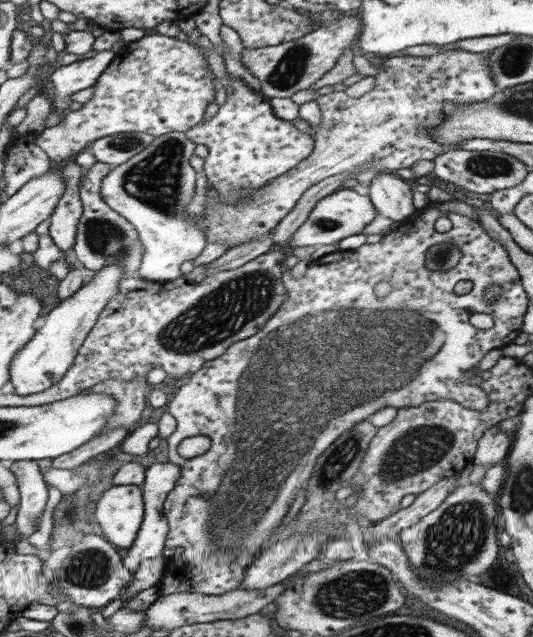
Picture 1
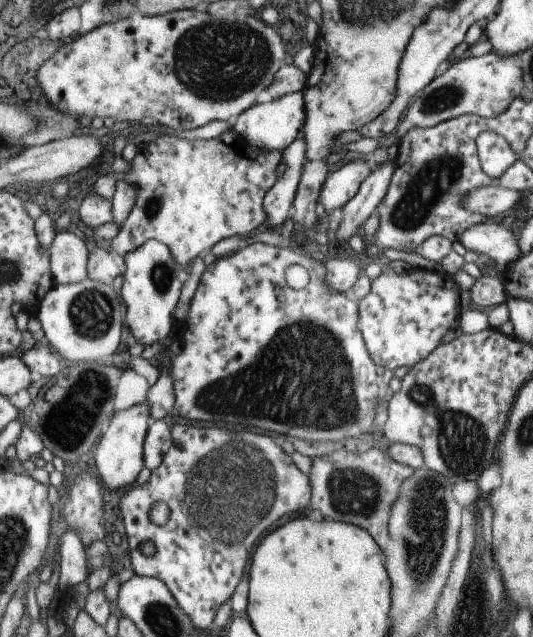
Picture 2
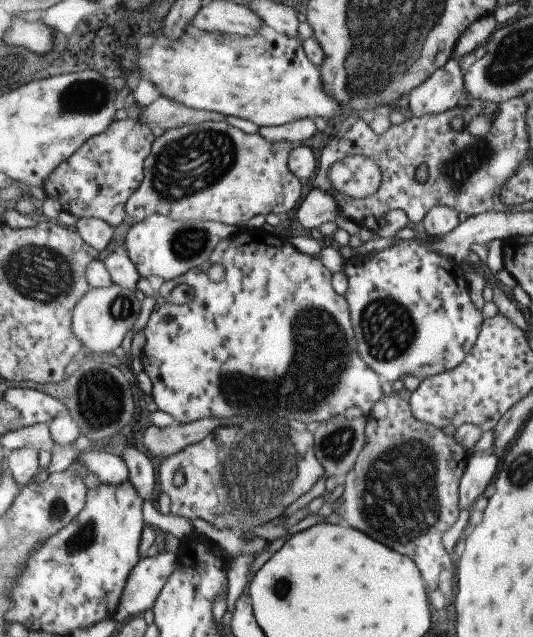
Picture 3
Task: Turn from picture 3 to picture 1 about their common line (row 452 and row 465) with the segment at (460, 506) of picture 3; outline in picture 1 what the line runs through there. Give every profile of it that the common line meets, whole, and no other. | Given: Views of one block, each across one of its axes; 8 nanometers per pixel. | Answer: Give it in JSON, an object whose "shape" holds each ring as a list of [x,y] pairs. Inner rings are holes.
{"shape":[[[497,424],[488,428],[477,441],[471,463],[477,466],[493,466],[505,458],[511,446],[511,432],[499,431]]]}

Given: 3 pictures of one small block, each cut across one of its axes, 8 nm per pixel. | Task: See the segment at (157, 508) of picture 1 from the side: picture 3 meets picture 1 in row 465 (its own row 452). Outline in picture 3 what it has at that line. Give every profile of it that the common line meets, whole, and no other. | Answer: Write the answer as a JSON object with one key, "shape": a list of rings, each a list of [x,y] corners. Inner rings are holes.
{"shape":[[[202,418],[179,426],[166,426],[159,428],[155,425],[148,426],[142,435],[142,445],[151,455],[154,465],[160,460],[169,458],[181,452],[189,444],[193,444],[207,434],[211,434],[219,426],[219,420]]]}

